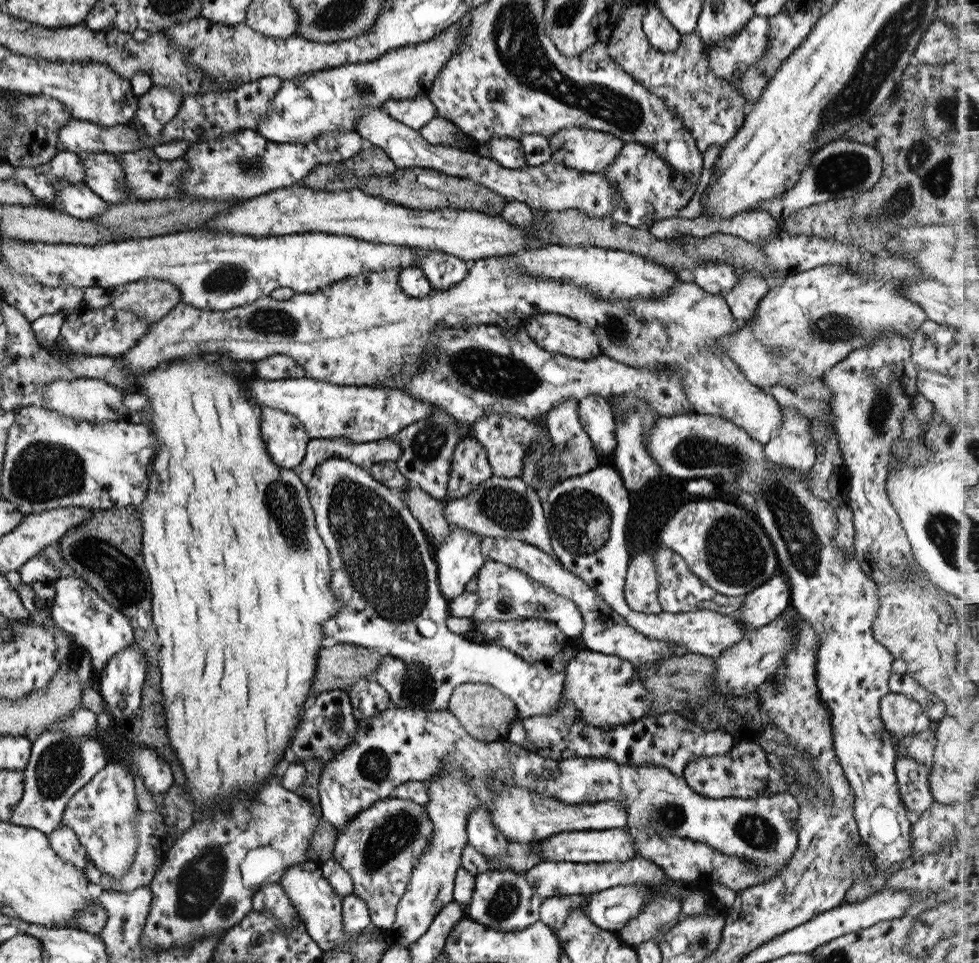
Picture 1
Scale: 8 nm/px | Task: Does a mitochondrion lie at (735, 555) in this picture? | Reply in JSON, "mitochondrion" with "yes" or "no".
{"mitochondrion":"yes"}

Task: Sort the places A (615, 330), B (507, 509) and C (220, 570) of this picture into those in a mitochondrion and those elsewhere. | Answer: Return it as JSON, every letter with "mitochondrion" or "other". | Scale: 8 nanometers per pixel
{"A":"mitochondrion","B":"mitochondrion","C":"other"}

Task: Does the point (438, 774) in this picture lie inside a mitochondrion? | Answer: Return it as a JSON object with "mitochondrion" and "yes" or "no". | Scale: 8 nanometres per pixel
{"mitochondrion":"no"}

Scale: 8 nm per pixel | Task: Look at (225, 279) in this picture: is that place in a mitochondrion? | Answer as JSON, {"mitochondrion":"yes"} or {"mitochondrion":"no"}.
{"mitochondrion":"yes"}

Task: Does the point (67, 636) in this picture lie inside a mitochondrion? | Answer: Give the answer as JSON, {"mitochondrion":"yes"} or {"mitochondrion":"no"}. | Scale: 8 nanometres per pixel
{"mitochondrion":"no"}

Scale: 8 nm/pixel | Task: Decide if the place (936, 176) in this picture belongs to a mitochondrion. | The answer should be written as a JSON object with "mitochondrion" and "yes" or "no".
{"mitochondrion":"yes"}

